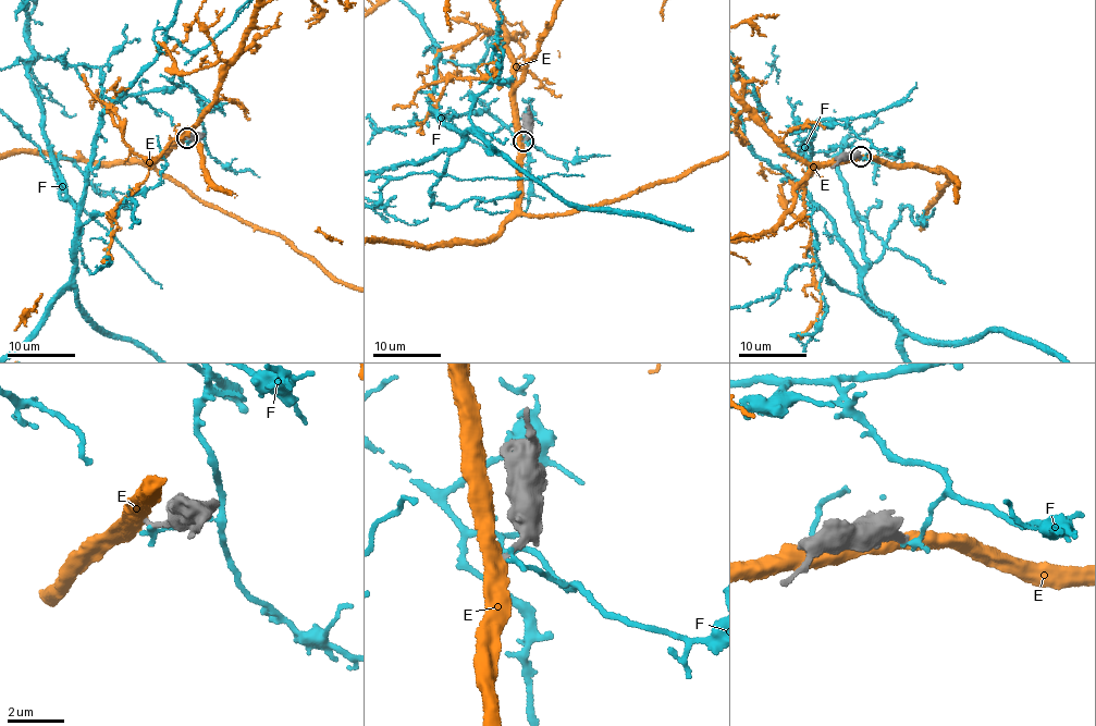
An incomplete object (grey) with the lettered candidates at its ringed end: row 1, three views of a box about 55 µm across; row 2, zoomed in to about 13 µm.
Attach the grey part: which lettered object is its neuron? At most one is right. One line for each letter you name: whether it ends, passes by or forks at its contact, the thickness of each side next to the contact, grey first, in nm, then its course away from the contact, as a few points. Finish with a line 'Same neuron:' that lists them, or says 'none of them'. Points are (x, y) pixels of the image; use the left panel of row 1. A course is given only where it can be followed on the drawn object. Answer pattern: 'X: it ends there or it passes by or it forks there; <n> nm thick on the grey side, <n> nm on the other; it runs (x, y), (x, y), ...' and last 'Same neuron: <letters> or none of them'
Same neuron: none of them

